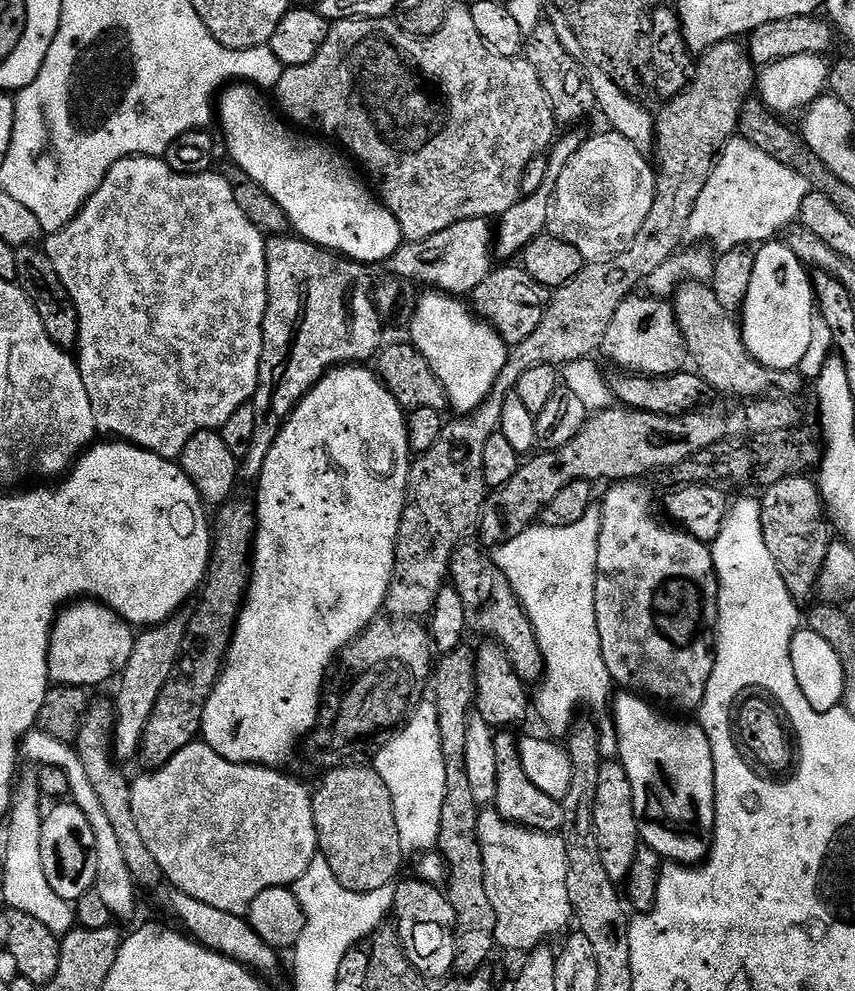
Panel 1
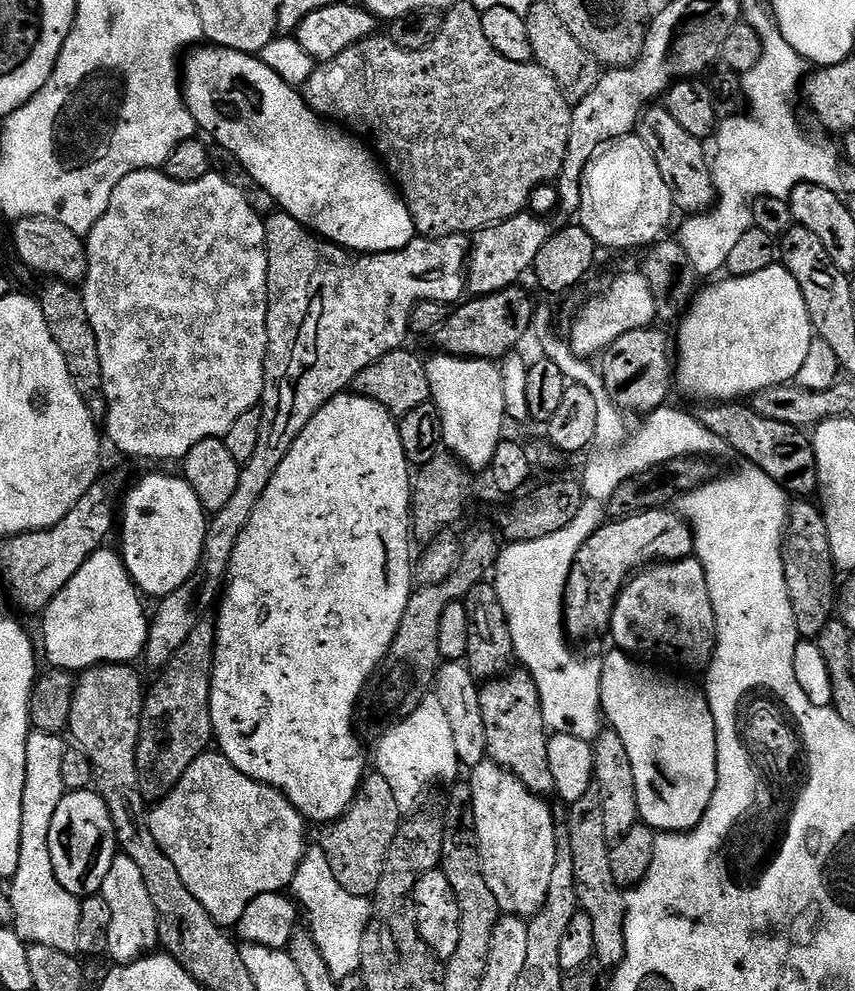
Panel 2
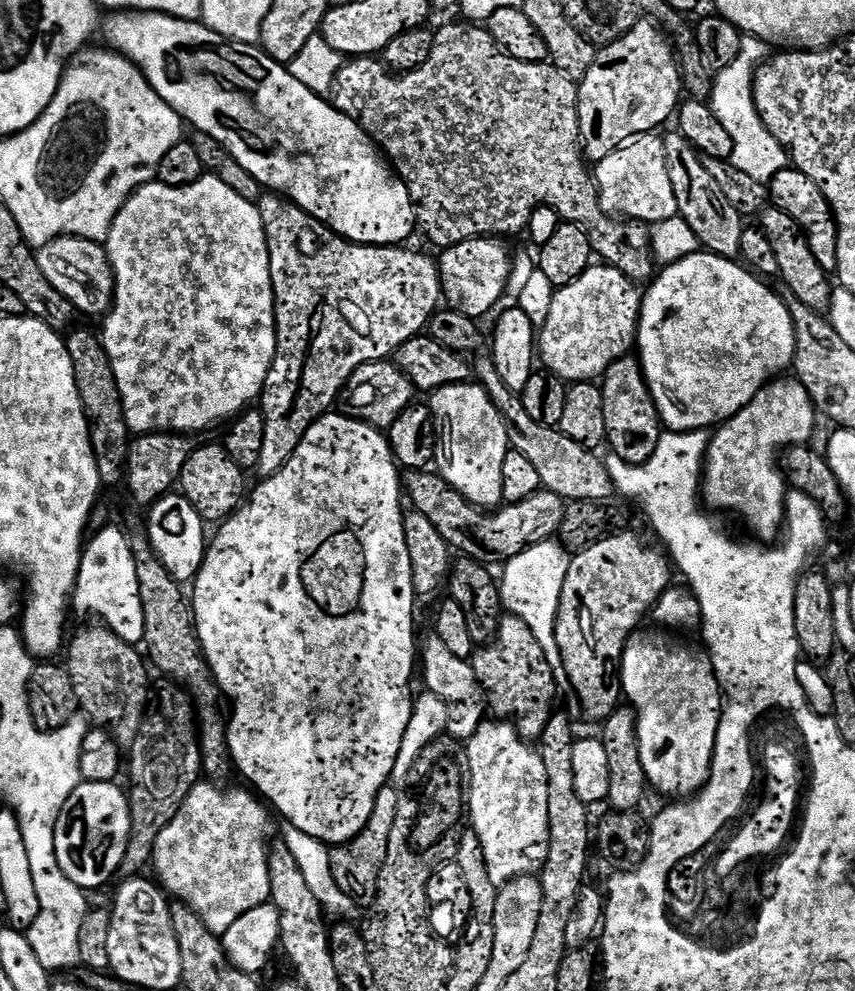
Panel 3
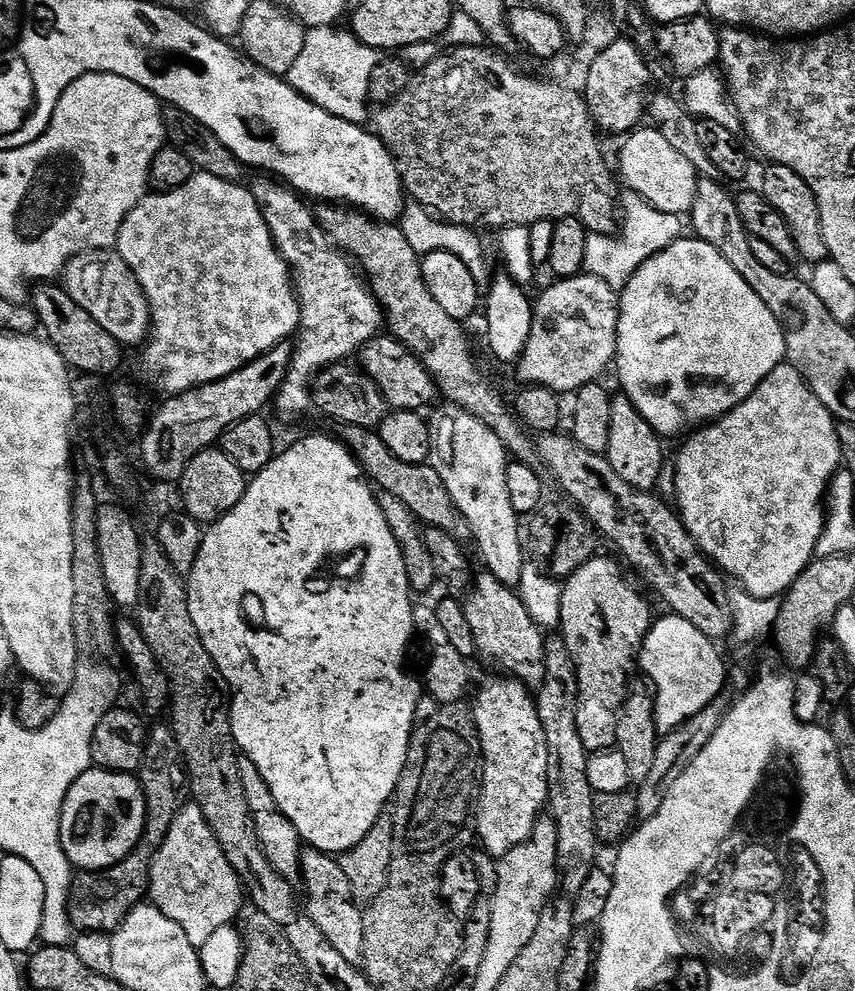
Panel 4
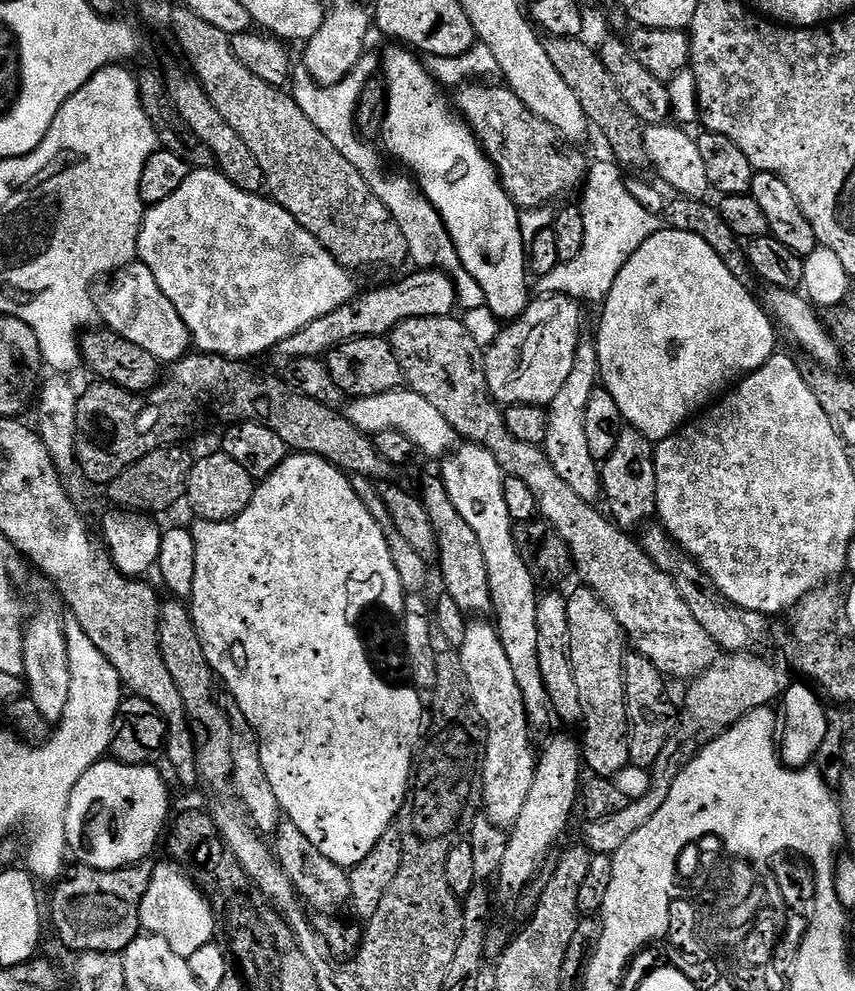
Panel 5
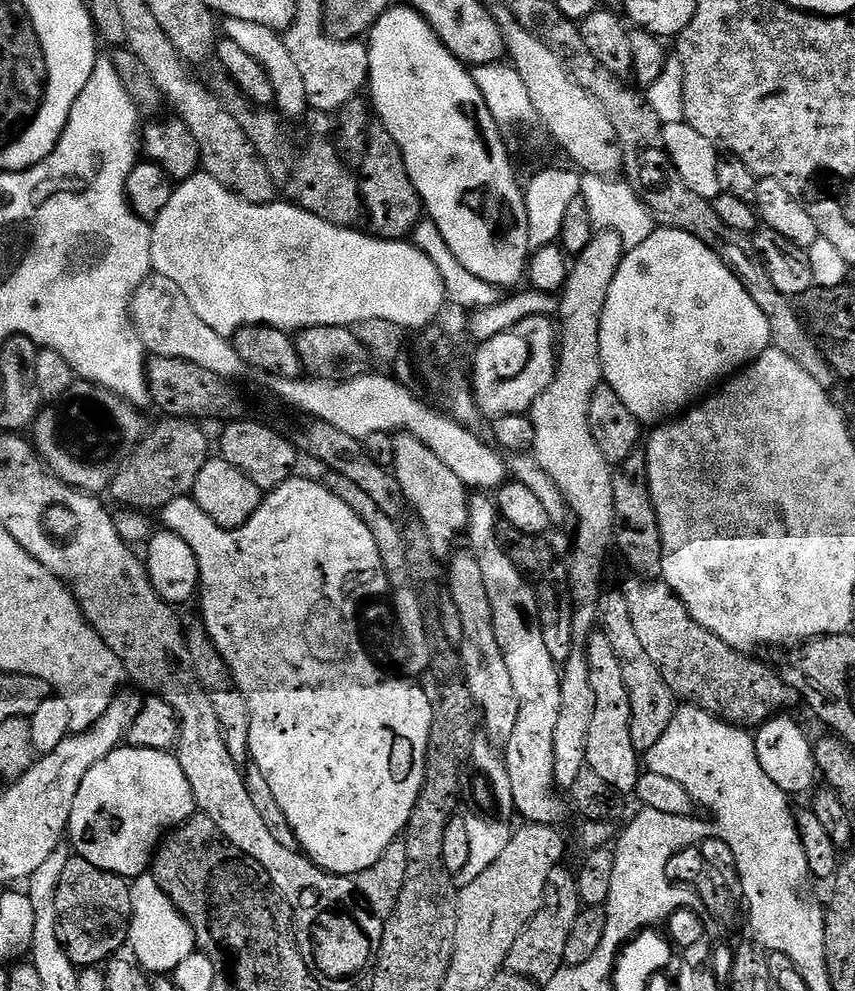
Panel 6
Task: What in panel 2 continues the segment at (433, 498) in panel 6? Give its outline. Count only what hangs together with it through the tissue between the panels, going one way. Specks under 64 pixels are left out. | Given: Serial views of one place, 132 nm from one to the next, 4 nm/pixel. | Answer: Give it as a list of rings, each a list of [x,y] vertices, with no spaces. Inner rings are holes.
[[[526,670],[509,671],[507,674],[487,681],[480,688],[482,726],[486,726],[487,759],[506,769],[522,786],[537,796],[547,797],[554,789],[554,776],[550,774],[548,737],[550,732],[544,725],[542,706],[532,676]]]

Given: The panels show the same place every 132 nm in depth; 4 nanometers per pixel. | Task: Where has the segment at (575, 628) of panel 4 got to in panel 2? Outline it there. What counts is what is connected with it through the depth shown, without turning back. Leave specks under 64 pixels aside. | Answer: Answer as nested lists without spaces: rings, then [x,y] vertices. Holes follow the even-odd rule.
[[[667,507],[646,510],[630,518],[605,522],[578,550],[566,582],[563,628],[569,641],[607,633],[620,589],[637,570],[657,562],[687,560],[693,555],[692,529],[679,511]]]

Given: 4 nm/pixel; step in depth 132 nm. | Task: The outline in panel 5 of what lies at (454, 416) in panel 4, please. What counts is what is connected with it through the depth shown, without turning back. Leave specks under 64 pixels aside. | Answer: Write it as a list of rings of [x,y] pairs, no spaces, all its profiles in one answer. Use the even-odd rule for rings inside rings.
[[[467,442],[443,457],[441,464],[444,465],[438,476],[446,486],[446,494],[450,494],[450,502],[454,502],[458,514],[466,518],[466,526],[474,530],[478,543],[482,545],[486,574],[490,578],[491,615],[496,632],[500,635],[502,646],[506,646],[506,658],[510,658],[514,678],[518,678],[518,686],[524,694],[529,725],[533,729],[540,728],[550,717],[550,705],[542,678],[542,666],[538,662],[538,585],[530,570],[526,570],[526,562],[516,549],[512,533],[514,522],[510,518],[510,510],[506,510],[506,498],[502,495],[505,474],[498,462],[494,462],[494,454],[490,454],[490,450]]]

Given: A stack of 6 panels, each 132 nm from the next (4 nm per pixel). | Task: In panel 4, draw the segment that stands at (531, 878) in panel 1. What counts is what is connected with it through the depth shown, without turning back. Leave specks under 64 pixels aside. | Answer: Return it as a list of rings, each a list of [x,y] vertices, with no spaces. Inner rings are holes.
[[[496,674],[493,680],[488,680],[480,688],[480,693],[476,696],[476,708],[474,704],[474,715],[476,718],[476,728],[480,732],[480,754],[482,757],[482,783],[478,788],[478,803],[474,808],[474,832],[481,840],[483,851],[493,858],[505,856],[514,846],[522,846],[530,838],[534,830],[536,821],[541,819],[548,802],[548,747],[546,746],[546,730],[542,730],[542,718],[536,709],[536,701],[528,685],[520,683],[519,680],[511,679],[503,674]]]

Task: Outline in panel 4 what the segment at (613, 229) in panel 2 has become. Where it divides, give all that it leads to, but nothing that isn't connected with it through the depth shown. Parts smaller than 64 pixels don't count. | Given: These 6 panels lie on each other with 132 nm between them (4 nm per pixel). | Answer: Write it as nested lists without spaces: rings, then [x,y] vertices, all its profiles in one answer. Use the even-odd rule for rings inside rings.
[[[651,126],[637,127],[627,133],[623,140],[624,145],[620,148],[620,172],[618,168],[619,179],[620,176],[624,179],[623,187],[629,192],[637,192],[652,208],[662,210],[671,216],[683,217],[685,214],[691,213],[698,173],[694,166],[690,166],[690,161],[684,155],[678,154],[678,150],[674,150],[674,146],[670,146],[670,142],[666,142],[666,138],[662,138],[662,134],[658,134],[658,130]]]

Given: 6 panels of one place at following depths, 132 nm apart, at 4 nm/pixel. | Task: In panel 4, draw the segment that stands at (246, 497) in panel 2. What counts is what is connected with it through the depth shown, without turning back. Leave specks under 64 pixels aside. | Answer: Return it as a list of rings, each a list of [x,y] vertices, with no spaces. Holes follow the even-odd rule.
[[[271,175],[253,176],[256,177],[250,183],[252,197],[276,241],[276,248],[291,269],[296,299],[300,301],[300,327],[294,340],[292,361],[274,397],[274,408],[284,416],[300,416],[313,411],[312,381],[317,374],[331,364],[355,357],[364,345],[381,335],[386,312],[348,253],[337,248],[316,221],[315,211],[304,205],[307,204],[305,197]]]

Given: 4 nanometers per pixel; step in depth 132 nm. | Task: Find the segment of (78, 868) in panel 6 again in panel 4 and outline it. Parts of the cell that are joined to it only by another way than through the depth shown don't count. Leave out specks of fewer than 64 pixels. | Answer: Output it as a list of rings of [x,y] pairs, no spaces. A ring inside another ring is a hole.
[[[164,726],[151,733],[150,743],[144,749],[144,765],[138,779],[148,807],[148,825],[140,839],[140,845],[122,862],[105,868],[103,872],[77,871],[72,878],[72,889],[68,892],[68,913],[73,929],[80,932],[107,932],[109,934],[122,926],[125,918],[145,899],[152,878],[152,863],[156,851],[162,846],[174,818],[190,803],[188,769],[176,746],[176,734],[171,727]]]

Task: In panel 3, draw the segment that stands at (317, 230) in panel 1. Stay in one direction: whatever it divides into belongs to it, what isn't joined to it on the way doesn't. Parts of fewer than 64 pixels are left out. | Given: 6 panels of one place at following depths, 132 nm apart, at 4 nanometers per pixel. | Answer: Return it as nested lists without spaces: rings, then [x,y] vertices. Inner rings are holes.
[[[116,10],[105,16],[107,47],[137,64],[158,98],[173,108],[185,125],[210,134],[265,189],[291,200],[330,231],[355,244],[400,246],[411,238],[416,211],[410,190],[406,190],[384,153],[354,118],[339,112],[314,90],[306,90],[285,65],[266,55],[263,48],[222,38],[200,20],[183,20],[167,12]]]

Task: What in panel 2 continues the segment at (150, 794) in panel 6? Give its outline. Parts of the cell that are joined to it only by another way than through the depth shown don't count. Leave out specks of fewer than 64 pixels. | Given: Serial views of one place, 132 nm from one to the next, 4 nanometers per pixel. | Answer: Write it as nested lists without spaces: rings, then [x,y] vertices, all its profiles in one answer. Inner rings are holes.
[[[65,791],[62,802],[58,802],[58,810],[54,810],[54,822],[50,822],[50,862],[54,862],[58,882],[77,898],[95,896],[102,882],[106,882],[106,873],[117,855],[114,822],[99,792]]]

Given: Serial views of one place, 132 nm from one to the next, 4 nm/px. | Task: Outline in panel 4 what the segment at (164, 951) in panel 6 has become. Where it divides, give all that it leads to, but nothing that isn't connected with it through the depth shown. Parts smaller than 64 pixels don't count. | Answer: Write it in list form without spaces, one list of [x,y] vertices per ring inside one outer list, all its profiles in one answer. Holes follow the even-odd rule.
[[[188,803],[178,818],[174,818],[174,826],[170,826],[162,846],[156,851],[150,881],[151,903],[162,910],[166,918],[178,922],[178,926],[186,930],[186,938],[199,946],[241,915],[240,892],[242,896],[240,876],[230,862],[226,862],[226,854],[222,854],[222,846],[218,846],[210,822],[206,822],[196,803]]]

